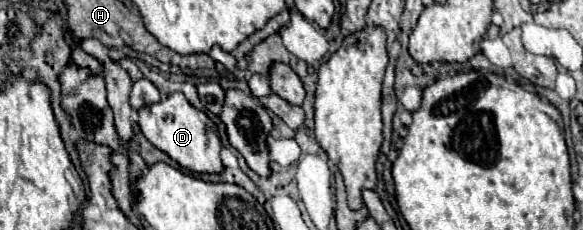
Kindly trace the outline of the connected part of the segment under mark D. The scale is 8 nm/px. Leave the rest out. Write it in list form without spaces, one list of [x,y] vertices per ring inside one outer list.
[[[172,93],[160,103],[144,105],[138,109],[138,125],[144,133],[144,137],[156,145],[158,149],[166,151],[174,161],[178,161],[182,167],[194,171],[194,173],[222,173],[222,161],[220,161],[220,137],[216,131],[216,125],[210,121],[210,117],[196,107],[192,107],[182,93]]]

